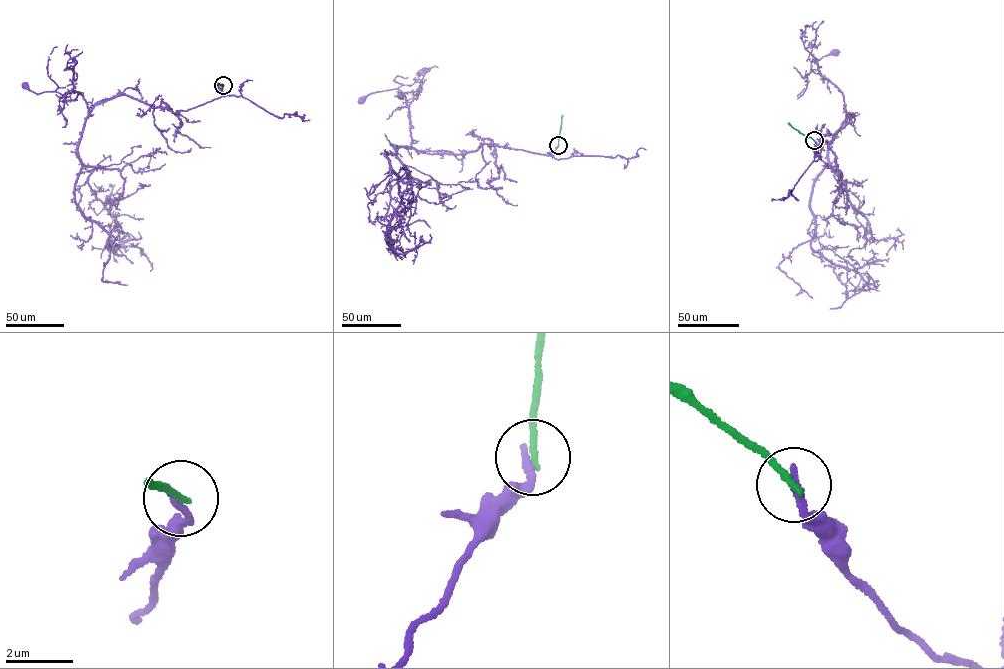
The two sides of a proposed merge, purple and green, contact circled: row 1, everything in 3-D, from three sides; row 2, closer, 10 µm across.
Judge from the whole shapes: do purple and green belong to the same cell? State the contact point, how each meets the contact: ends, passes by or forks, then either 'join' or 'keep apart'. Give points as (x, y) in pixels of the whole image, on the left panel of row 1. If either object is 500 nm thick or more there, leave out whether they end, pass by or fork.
(223, 85) | purple ends | green ends | keep apart

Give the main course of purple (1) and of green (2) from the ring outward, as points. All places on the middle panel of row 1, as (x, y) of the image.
1: (558, 145), (552, 156), (485, 143), (462, 154), (421, 152), (412, 146), (400, 90), (363, 99)
2: (558, 145), (562, 115)

